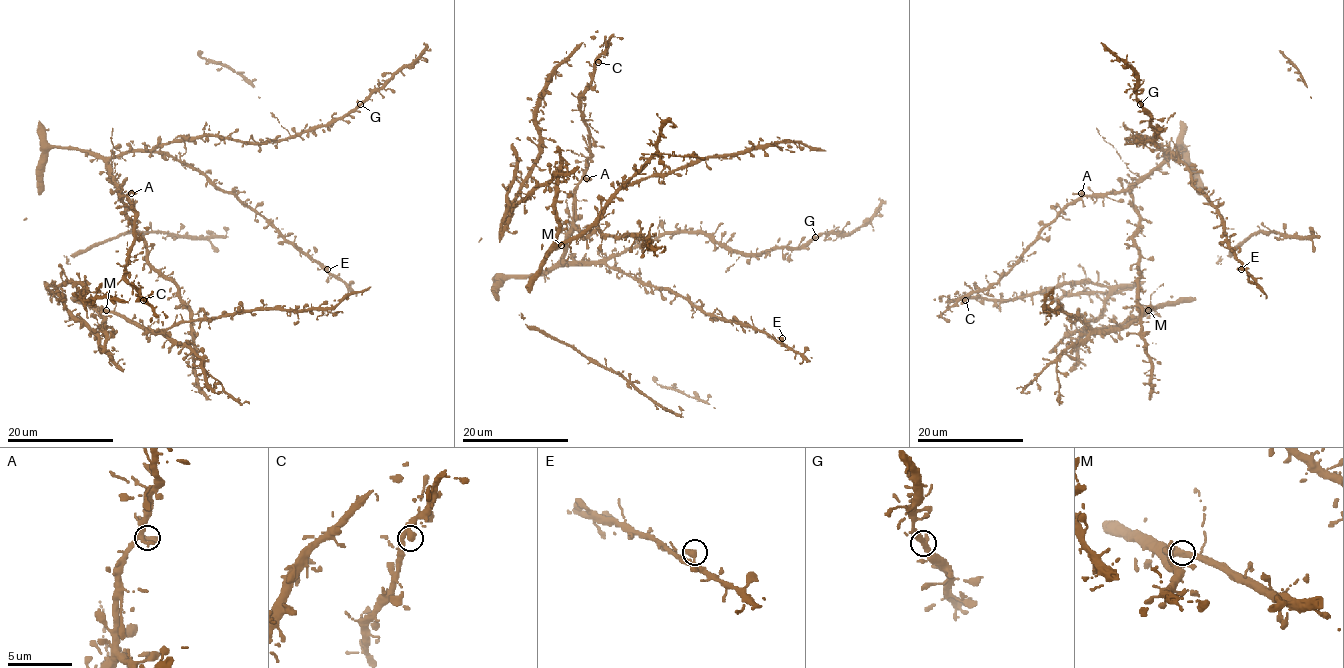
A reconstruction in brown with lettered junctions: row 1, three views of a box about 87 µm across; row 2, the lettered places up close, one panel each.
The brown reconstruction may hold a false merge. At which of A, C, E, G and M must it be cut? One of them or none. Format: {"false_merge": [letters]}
{"false_merge": []}

